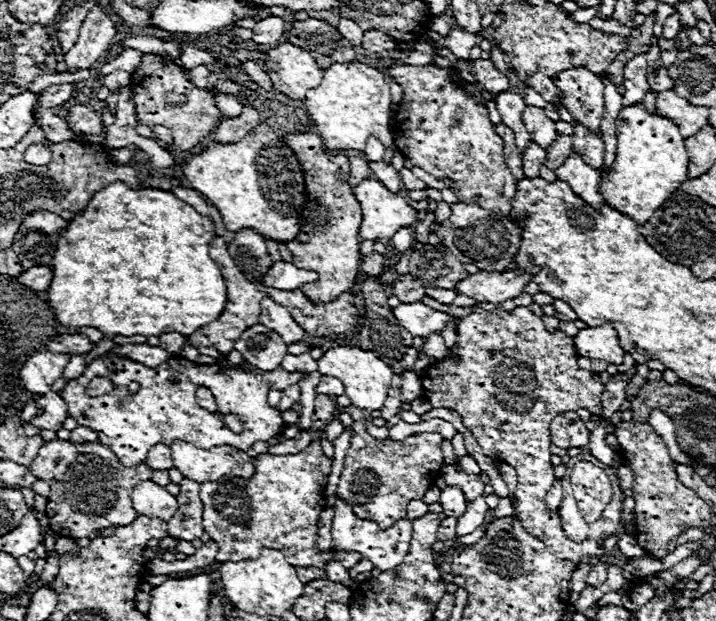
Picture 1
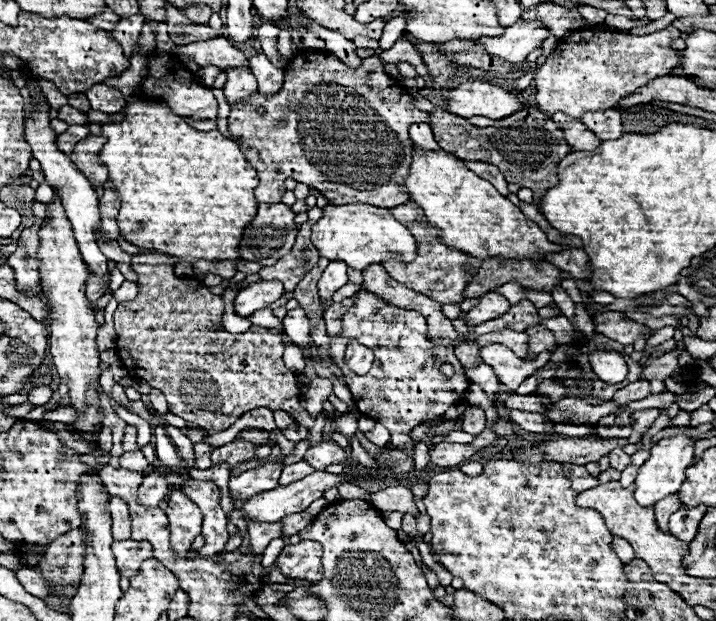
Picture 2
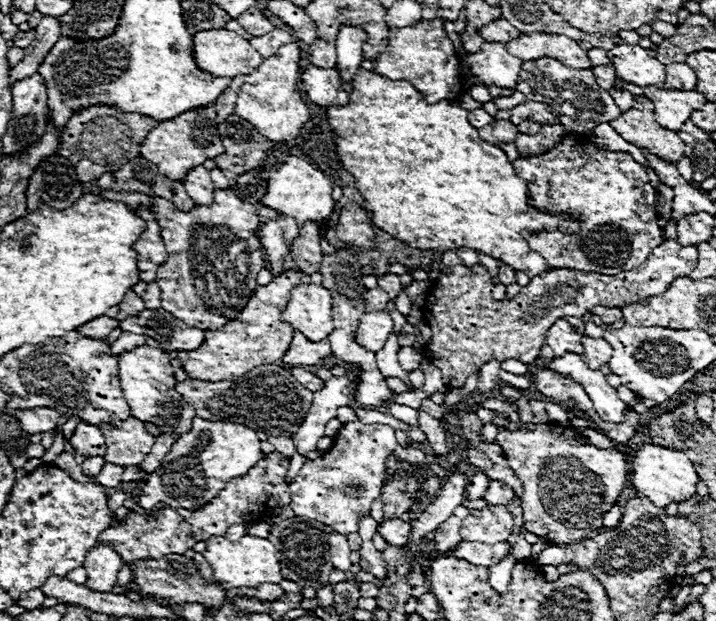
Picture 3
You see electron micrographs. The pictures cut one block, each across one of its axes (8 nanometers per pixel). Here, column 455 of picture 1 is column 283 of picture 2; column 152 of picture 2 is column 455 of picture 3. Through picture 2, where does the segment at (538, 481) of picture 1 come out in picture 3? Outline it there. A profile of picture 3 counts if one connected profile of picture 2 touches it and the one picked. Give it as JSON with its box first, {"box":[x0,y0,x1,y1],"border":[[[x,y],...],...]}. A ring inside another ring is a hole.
{"box":[422,240,696,388],"border":[[[666,240],[660,248],[652,250],[652,256],[640,268],[604,276],[598,272],[582,272],[568,268],[554,268],[544,276],[536,276],[520,294],[512,300],[492,298],[492,280],[484,266],[476,266],[472,272],[462,264],[456,252],[446,250],[440,262],[440,278],[430,288],[426,304],[422,306],[424,322],[432,328],[432,340],[424,346],[430,362],[442,372],[442,380],[448,388],[464,386],[464,380],[478,372],[482,364],[490,360],[518,360],[522,364],[534,364],[540,358],[542,344],[546,342],[548,328],[560,316],[584,316],[594,306],[624,308],[648,296],[658,296],[670,288],[676,278],[688,276],[696,268],[696,246],[680,246],[676,240]]]}

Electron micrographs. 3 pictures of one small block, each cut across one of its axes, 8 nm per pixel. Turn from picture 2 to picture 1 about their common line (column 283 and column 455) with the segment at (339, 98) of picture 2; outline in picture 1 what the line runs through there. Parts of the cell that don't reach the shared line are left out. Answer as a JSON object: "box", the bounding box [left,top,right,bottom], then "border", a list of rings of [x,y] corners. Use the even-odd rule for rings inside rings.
{"box":[390,66,516,216],"border":[[[392,66],[390,76],[400,84],[404,100],[398,104],[394,114],[394,144],[396,148],[414,164],[432,174],[436,180],[452,180],[450,190],[462,204],[476,204],[488,212],[500,212],[500,216],[510,214],[510,200],[516,194],[516,178],[504,162],[504,140],[494,132],[488,118],[488,110],[478,104],[472,94],[454,86],[448,80],[448,68],[426,66]]]}

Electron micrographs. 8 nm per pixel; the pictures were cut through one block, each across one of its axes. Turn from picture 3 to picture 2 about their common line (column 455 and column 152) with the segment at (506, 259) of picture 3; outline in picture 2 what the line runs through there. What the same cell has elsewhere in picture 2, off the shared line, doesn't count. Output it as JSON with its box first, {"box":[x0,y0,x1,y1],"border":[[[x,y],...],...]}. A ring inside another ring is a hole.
{"box":[100,102,258,262],"border":[[[130,102],[126,104],[122,110],[124,120],[122,122],[110,122],[110,124],[102,124],[102,136],[106,138],[106,144],[102,146],[100,152],[100,162],[108,168],[108,178],[112,182],[112,188],[118,192],[120,196],[120,216],[118,216],[118,226],[120,232],[124,236],[124,240],[128,240],[130,244],[138,246],[138,248],[146,248],[146,250],[160,250],[166,254],[172,254],[176,258],[184,258],[188,262],[196,262],[196,260],[234,260],[238,258],[236,248],[240,246],[240,234],[244,224],[248,224],[248,220],[252,220],[252,216],[256,216],[256,198],[254,198],[254,188],[258,184],[258,174],[256,170],[248,164],[248,160],[244,158],[244,154],[240,152],[240,146],[228,138],[224,138],[220,132],[210,130],[210,132],[200,132],[196,128],[192,128],[190,124],[186,124],[184,116],[178,116],[174,112],[170,112],[168,106],[162,104],[144,104],[144,102]]]}

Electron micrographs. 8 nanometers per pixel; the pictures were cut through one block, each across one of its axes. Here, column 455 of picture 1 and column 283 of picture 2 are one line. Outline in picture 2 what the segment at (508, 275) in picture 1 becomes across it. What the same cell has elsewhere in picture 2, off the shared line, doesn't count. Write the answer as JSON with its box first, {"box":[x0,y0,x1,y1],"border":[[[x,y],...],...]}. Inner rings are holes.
{"box":[234,280,284,316],"border":[[[270,280],[270,282],[254,282],[248,288],[242,288],[236,294],[236,302],[234,302],[234,312],[238,316],[250,316],[252,312],[266,308],[268,304],[272,304],[274,300],[278,300],[282,296],[284,288],[278,280]]]}

